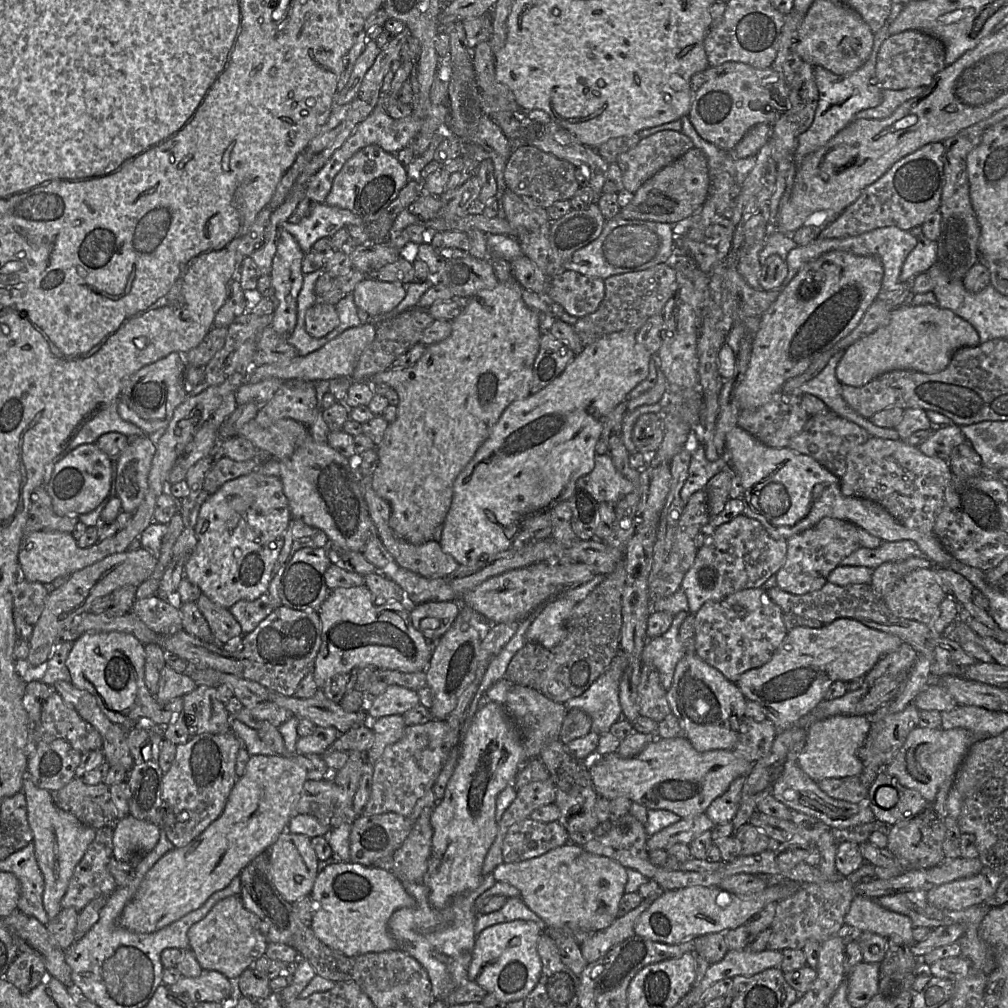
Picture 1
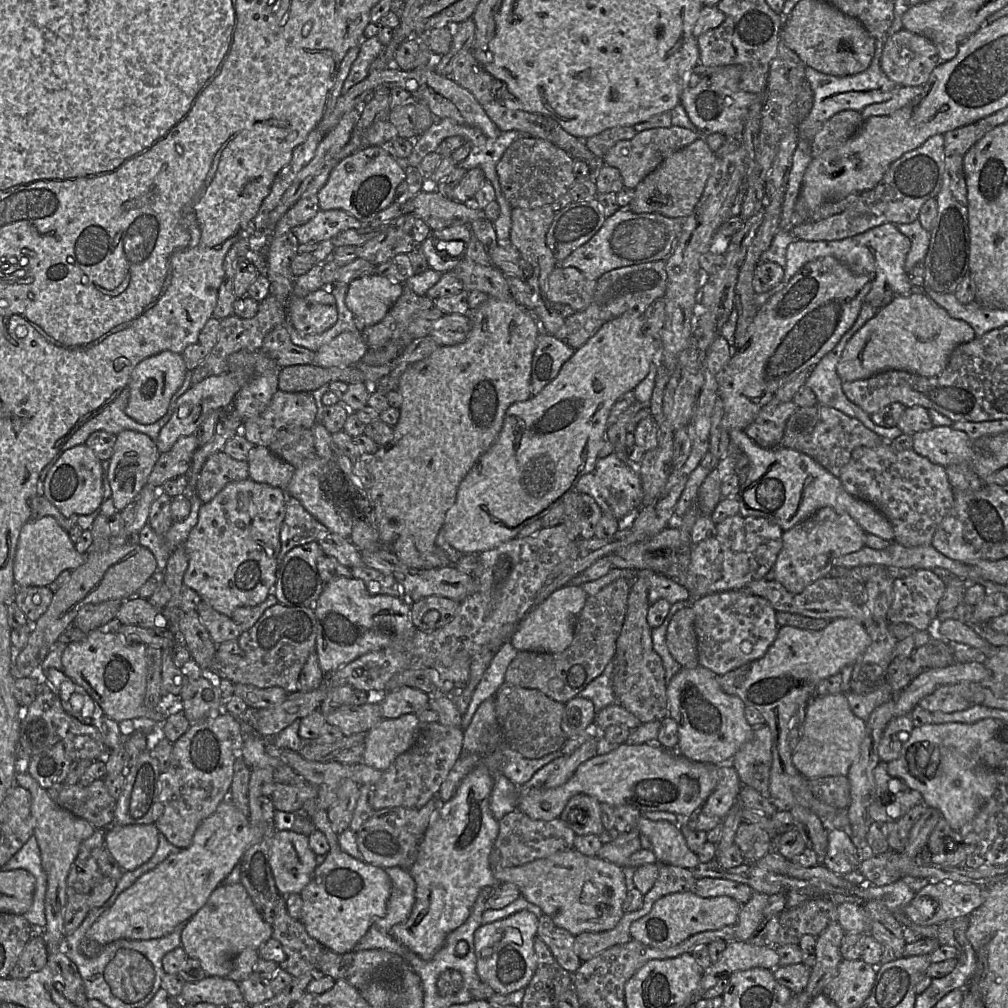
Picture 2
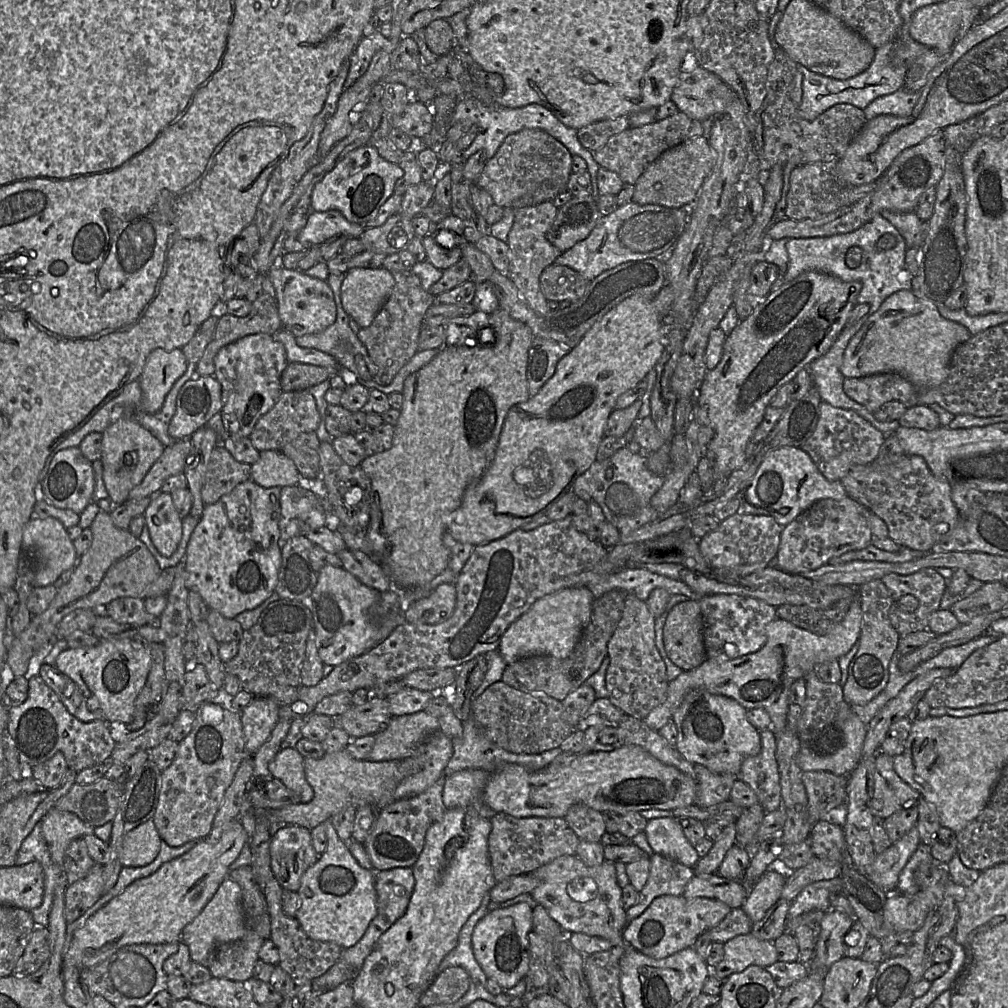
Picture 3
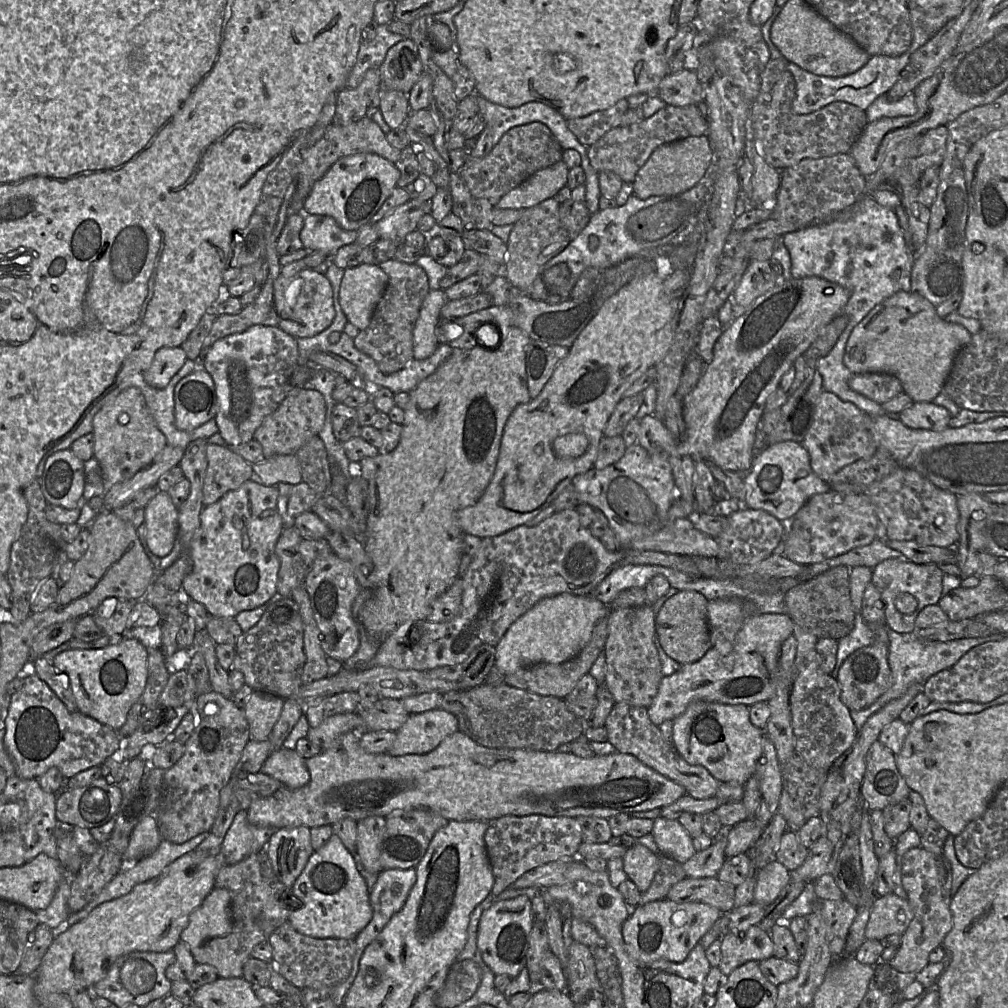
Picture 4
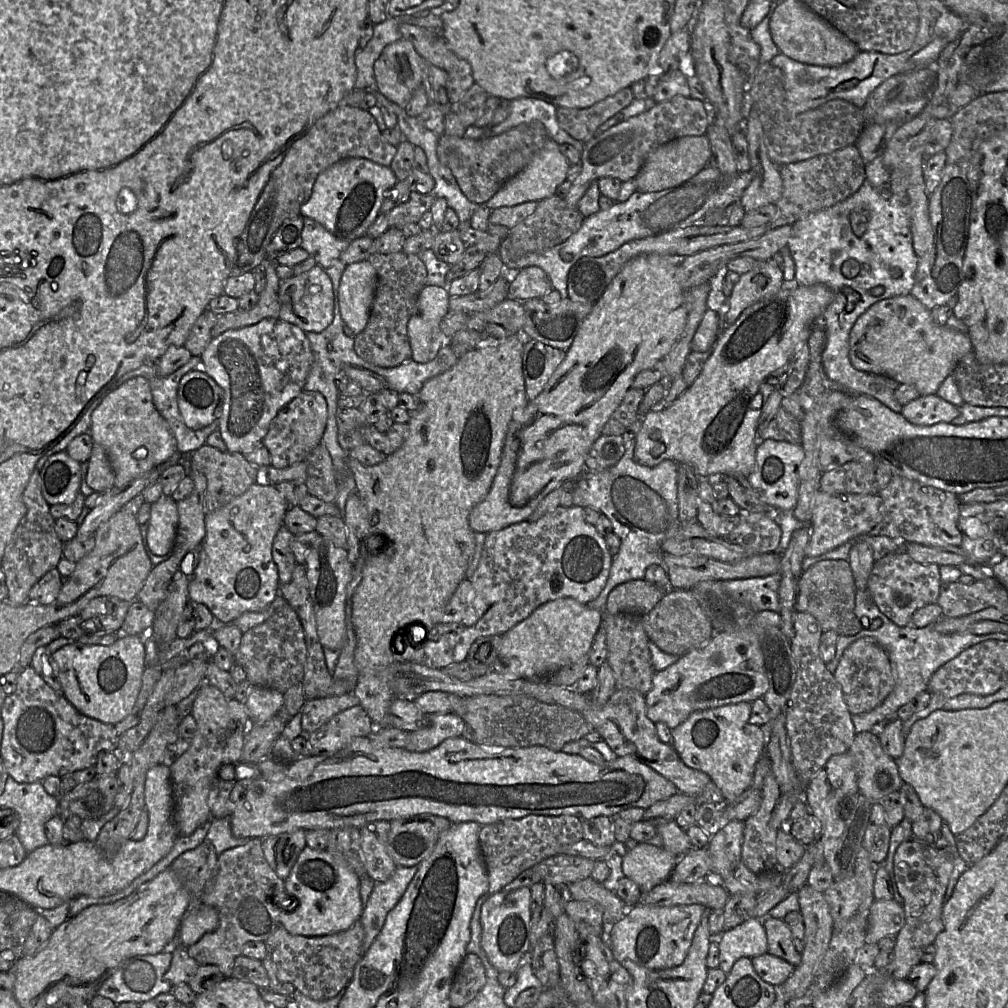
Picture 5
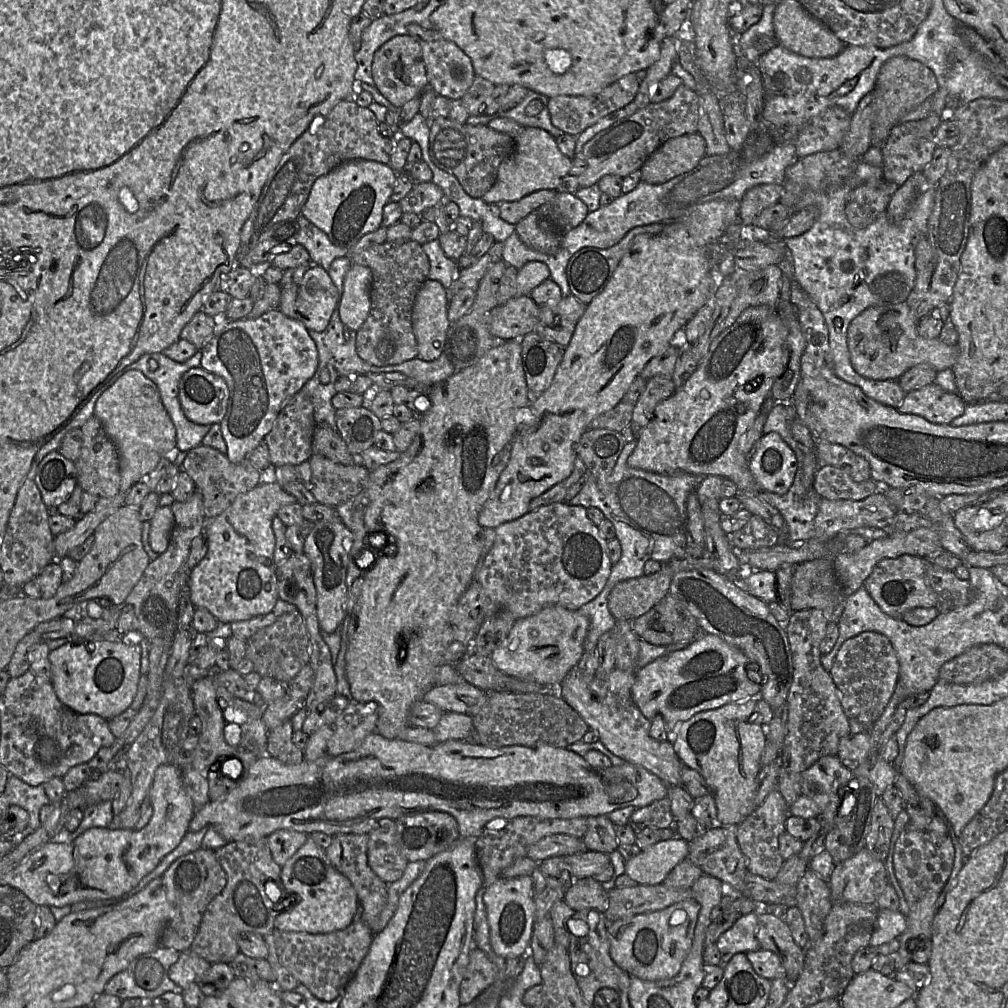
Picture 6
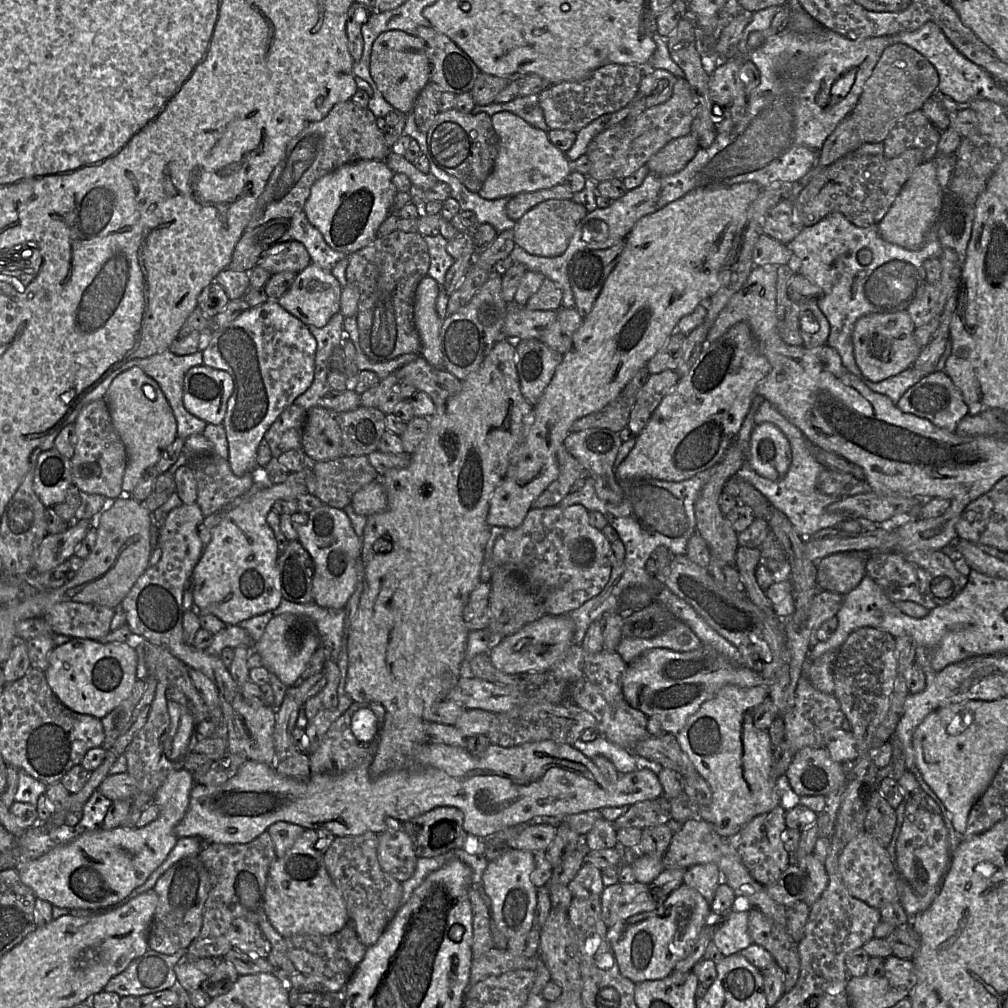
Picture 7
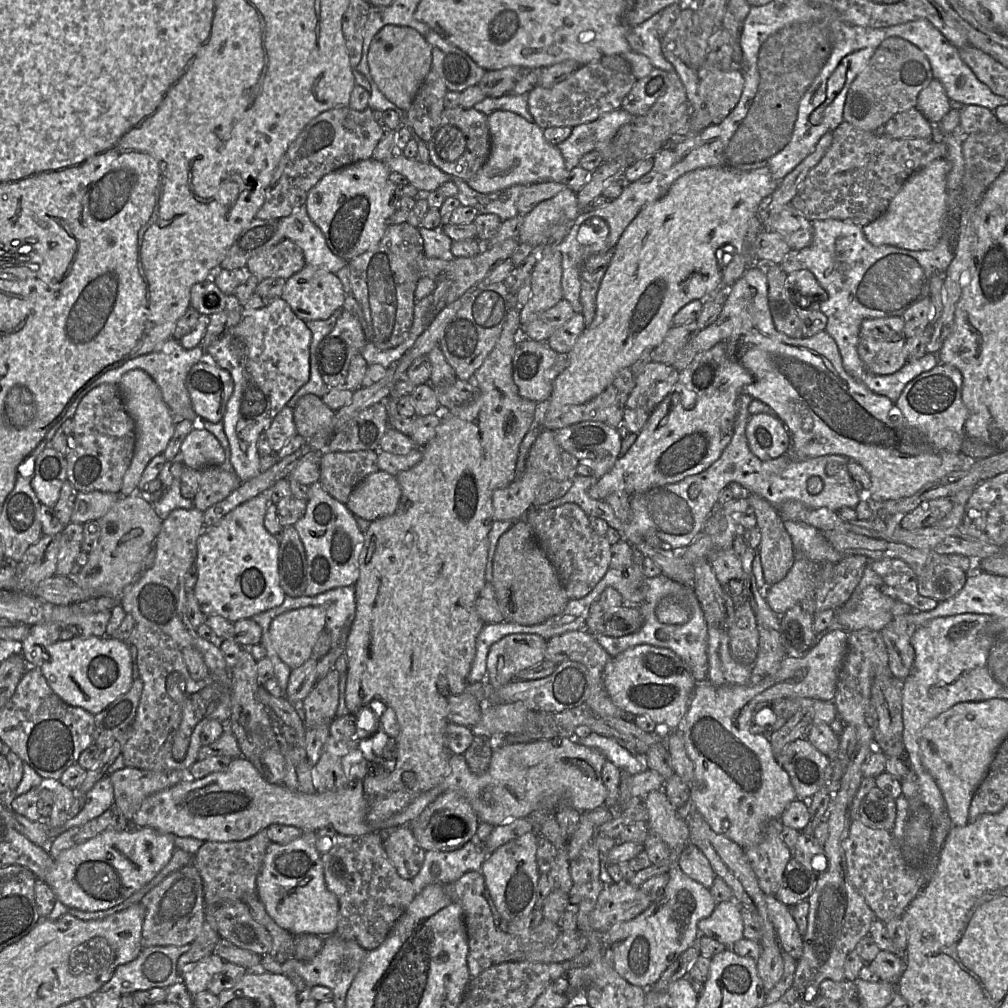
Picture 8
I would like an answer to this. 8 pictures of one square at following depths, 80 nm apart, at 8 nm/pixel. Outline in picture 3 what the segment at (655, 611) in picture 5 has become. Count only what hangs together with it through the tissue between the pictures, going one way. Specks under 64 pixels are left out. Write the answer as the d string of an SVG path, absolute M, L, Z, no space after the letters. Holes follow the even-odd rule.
M688 599L672 608L665 620L663 640L668 657L684 671L703 663L706 649L698 600Z

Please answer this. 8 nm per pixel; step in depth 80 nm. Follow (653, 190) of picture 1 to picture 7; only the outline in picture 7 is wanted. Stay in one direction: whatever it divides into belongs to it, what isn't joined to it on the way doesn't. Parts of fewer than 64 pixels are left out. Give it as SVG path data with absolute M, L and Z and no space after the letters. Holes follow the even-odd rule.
M688 134L668 142L646 164L650 172L671 175L682 170L699 148L697 138Z

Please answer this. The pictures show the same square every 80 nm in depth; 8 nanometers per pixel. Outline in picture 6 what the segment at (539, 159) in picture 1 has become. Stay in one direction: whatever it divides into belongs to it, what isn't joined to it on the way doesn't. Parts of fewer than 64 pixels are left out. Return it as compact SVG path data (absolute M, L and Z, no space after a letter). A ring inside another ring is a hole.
M448 117L429 122L429 154L433 163L442 171L455 176L469 196L482 198L494 185L502 161L514 151L513 137L488 125L458 123Z

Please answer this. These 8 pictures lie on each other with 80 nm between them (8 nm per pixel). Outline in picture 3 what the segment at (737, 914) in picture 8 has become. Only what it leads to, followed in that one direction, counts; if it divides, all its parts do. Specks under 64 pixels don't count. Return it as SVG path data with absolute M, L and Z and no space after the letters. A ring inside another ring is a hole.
M750 932L724 943L723 958L715 968L711 968L711 973L718 978L728 978L751 965L766 968L776 961L778 954L773 942L759 939Z

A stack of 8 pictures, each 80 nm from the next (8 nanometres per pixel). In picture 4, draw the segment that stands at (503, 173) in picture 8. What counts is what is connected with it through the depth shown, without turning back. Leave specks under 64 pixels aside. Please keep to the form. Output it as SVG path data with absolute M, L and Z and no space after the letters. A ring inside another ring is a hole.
M563 160L541 169L505 194L495 207L527 209L553 198L567 185L568 172L569 169Z

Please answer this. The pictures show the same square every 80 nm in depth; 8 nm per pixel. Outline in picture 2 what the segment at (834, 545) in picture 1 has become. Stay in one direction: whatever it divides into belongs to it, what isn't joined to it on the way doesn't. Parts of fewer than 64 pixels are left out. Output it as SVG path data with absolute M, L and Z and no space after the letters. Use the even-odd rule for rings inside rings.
M825 506L783 532L782 548L773 567L775 579L789 592L799 594L816 580L826 577L835 560L865 546L867 533L847 513Z

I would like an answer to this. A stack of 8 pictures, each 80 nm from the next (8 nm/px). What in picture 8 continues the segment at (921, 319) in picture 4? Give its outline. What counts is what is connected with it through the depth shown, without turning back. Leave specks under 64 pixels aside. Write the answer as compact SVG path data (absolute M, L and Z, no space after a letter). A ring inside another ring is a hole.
M902 316L865 319L859 332L858 354L866 370L890 375L907 363Z

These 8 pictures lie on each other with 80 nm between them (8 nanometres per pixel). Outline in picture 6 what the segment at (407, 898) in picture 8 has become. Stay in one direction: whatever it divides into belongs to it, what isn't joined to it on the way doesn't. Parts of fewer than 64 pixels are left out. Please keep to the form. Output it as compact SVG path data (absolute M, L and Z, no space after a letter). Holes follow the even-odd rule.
M337 834L332 836L330 846L325 850L326 856L332 866L350 880L361 908L361 919L373 931L373 924L387 901L387 884L381 880L370 868L367 858L368 834Z

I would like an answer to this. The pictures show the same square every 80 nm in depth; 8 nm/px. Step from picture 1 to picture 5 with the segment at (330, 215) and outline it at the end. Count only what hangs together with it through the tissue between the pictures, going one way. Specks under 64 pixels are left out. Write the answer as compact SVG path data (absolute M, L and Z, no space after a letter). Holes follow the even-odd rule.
M303 217L303 220L300 247L315 259L317 265L327 269L332 261L338 259L341 253L349 247L351 242L336 238L311 218Z

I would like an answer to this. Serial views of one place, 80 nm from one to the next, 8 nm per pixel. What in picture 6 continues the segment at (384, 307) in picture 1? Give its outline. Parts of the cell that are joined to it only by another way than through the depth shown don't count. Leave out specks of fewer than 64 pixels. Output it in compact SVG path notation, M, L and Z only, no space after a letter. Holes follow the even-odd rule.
M351 264L347 271L339 301L339 316L350 330L358 331L370 310L372 271L362 265Z

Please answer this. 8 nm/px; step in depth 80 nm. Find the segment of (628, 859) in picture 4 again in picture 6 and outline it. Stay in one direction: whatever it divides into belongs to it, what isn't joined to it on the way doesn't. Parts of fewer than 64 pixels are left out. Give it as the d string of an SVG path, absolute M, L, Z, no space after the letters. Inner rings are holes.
M680 835L660 841L625 862L625 873L641 885L662 884L689 853L689 842Z

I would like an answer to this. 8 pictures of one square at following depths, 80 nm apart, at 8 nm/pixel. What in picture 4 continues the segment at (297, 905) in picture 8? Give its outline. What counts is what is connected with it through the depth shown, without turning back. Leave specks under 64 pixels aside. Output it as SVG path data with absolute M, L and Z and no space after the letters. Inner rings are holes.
M333 833L325 846L314 850L290 890L300 905L287 921L297 932L312 938L356 939L373 915L370 893L359 873L358 861Z

